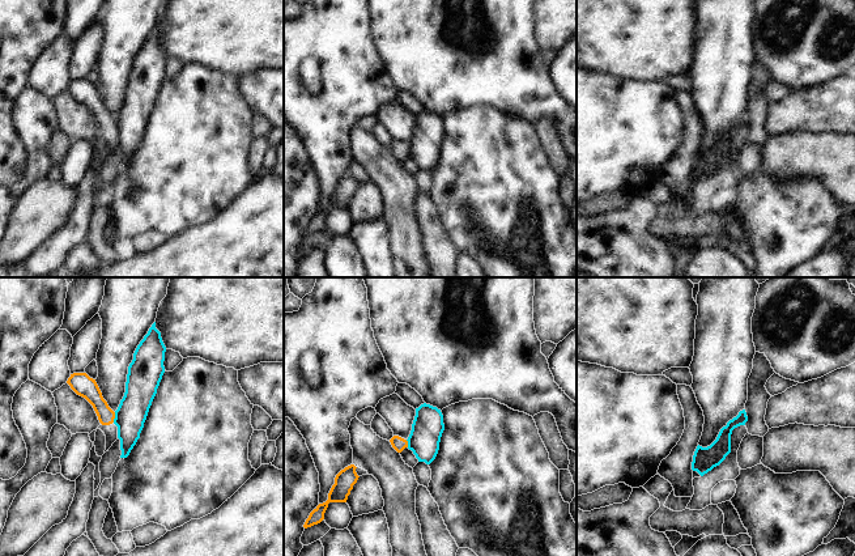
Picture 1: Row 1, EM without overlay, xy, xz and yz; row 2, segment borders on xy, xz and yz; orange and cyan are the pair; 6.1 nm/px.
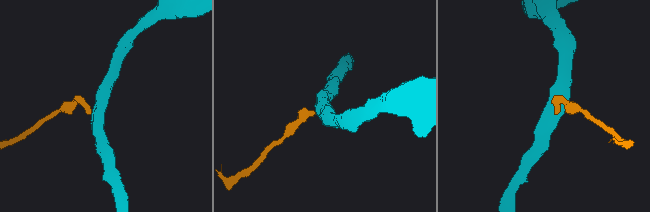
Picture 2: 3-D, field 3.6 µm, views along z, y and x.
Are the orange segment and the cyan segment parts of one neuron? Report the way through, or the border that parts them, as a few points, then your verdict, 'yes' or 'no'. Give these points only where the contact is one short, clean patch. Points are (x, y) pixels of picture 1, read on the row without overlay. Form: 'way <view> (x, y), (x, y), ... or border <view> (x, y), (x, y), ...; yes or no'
border xy (115, 119), (113, 128); no

